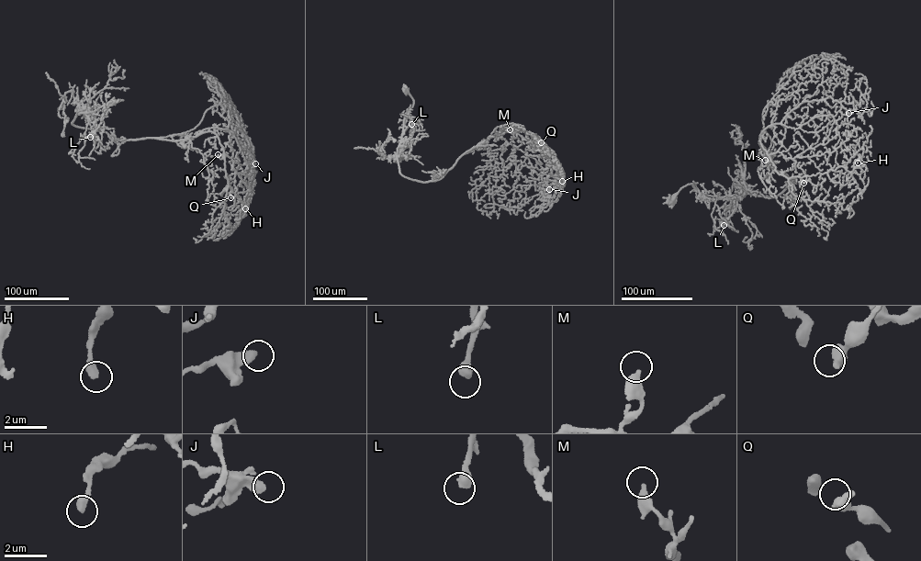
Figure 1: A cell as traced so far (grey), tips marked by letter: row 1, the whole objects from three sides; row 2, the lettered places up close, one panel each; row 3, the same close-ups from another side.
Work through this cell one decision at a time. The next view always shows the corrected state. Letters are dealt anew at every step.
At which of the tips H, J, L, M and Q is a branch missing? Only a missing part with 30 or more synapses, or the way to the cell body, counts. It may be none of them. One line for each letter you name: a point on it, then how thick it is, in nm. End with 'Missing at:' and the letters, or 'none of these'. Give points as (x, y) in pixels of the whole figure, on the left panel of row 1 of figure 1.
Missing at: none of these

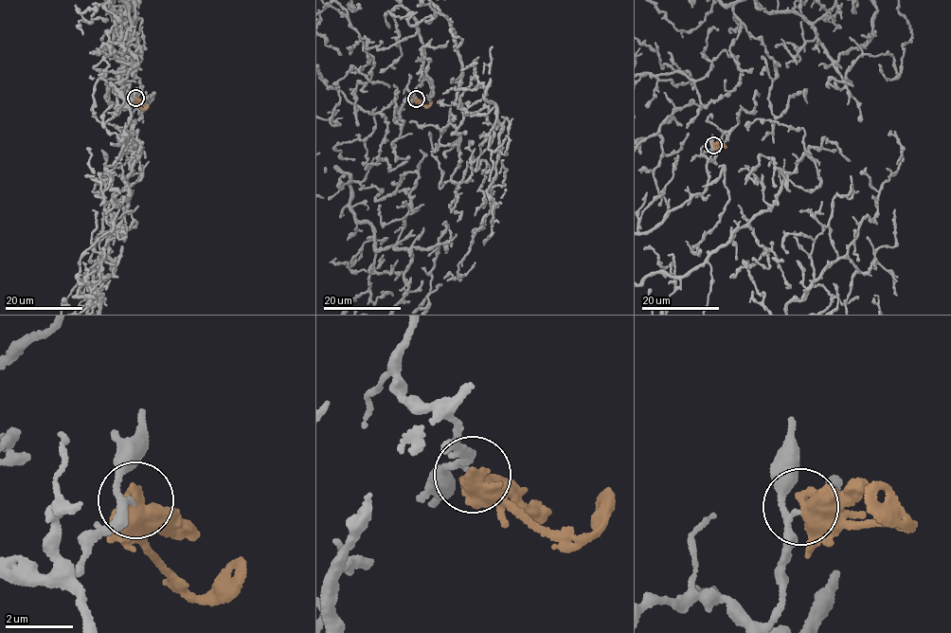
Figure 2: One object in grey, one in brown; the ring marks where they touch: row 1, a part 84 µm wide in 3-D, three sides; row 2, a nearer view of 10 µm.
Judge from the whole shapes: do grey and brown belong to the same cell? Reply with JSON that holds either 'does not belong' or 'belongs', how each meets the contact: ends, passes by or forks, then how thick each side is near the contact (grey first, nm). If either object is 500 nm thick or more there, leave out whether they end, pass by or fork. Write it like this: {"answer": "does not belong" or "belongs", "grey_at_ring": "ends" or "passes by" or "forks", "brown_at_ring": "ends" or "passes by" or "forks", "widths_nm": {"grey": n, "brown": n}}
{"answer": "does not belong", "widths_nm": {"grey": 160, "brown": 500}}

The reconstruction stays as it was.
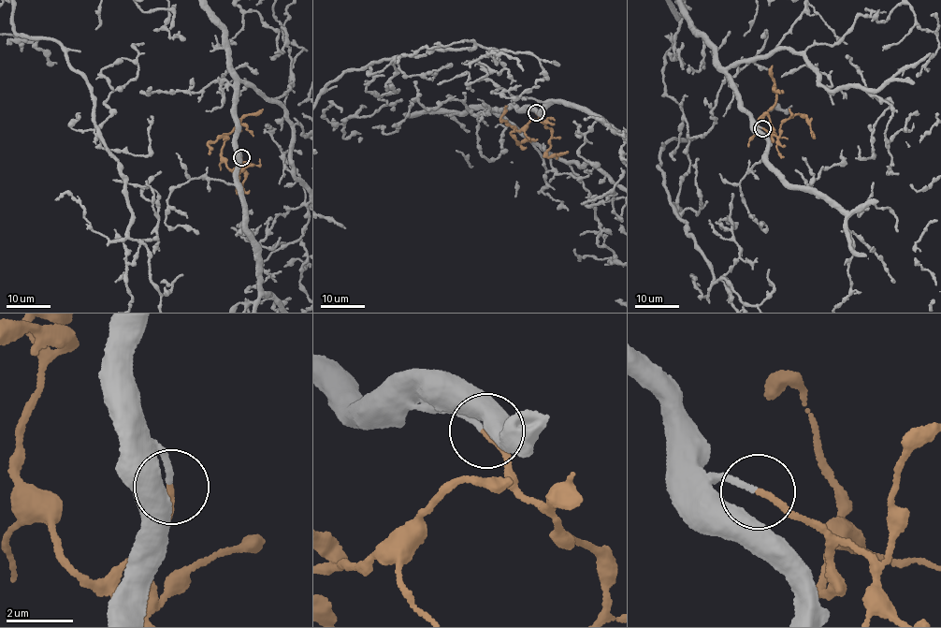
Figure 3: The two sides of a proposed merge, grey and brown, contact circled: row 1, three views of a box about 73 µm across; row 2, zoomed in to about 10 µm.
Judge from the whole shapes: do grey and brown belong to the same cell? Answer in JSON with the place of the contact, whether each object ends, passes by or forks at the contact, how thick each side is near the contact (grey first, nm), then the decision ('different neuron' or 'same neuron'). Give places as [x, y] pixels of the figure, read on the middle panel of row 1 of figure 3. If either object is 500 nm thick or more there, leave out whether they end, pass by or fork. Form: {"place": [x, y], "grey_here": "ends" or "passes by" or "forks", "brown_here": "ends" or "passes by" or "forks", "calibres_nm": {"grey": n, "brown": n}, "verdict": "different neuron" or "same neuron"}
{"place": [536, 112], "grey_here": "ends", "brown_here": "ends", "calibres_nm": {"grey": 160, "brown": 170}, "verdict": "same neuron"}

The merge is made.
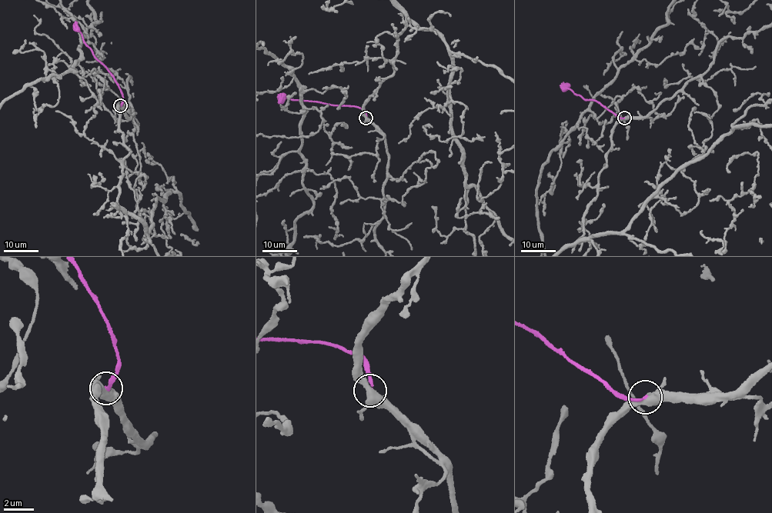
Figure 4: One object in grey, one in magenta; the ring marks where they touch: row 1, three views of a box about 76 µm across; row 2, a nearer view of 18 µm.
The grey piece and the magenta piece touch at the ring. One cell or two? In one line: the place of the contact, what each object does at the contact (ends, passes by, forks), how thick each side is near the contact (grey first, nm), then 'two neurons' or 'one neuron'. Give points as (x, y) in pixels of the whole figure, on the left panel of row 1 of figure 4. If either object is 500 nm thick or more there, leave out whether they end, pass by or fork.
place (120, 105); grey forks; magenta ends; calibres 420 and 200 nm; two neurons

